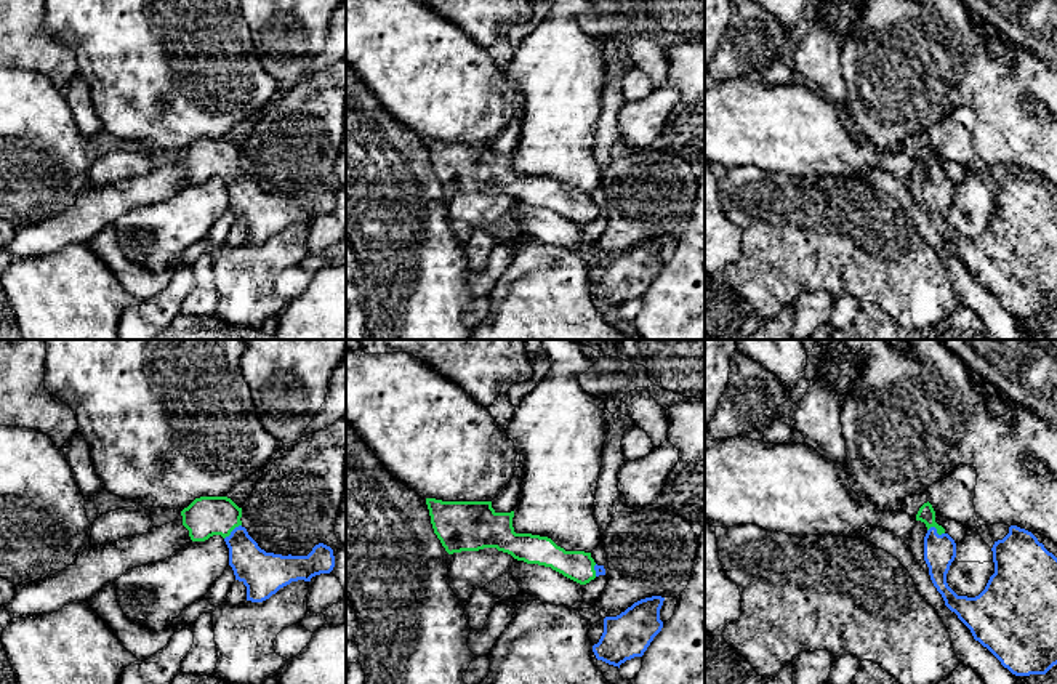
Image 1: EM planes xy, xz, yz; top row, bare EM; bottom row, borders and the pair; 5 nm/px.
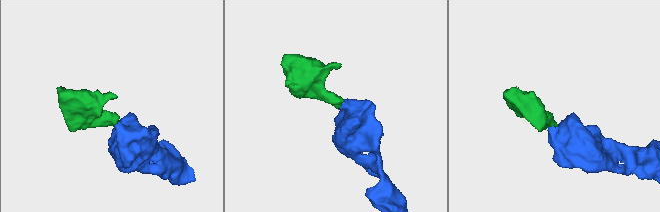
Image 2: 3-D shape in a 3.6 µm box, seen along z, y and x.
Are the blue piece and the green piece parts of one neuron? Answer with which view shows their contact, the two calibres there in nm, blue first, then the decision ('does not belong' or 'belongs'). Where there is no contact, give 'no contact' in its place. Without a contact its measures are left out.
yz | 160/90 nm | belongs

